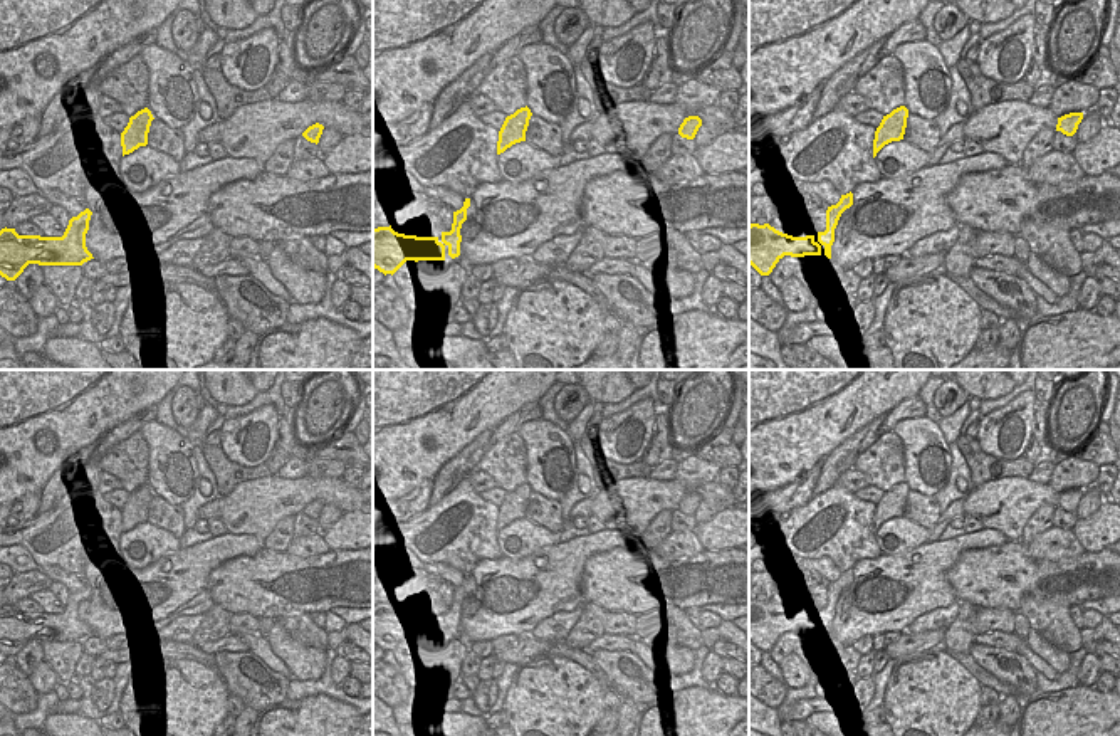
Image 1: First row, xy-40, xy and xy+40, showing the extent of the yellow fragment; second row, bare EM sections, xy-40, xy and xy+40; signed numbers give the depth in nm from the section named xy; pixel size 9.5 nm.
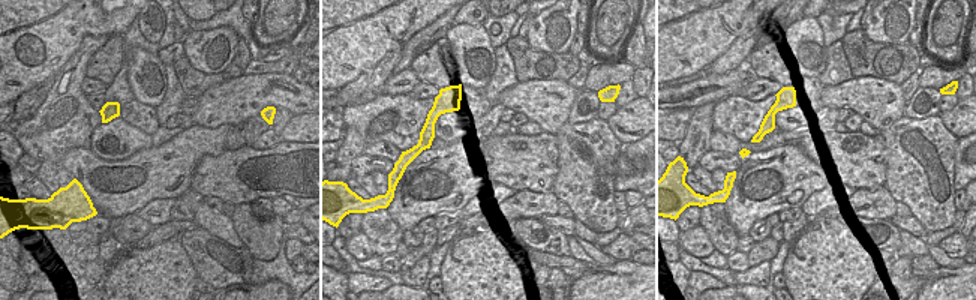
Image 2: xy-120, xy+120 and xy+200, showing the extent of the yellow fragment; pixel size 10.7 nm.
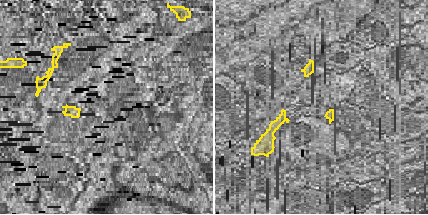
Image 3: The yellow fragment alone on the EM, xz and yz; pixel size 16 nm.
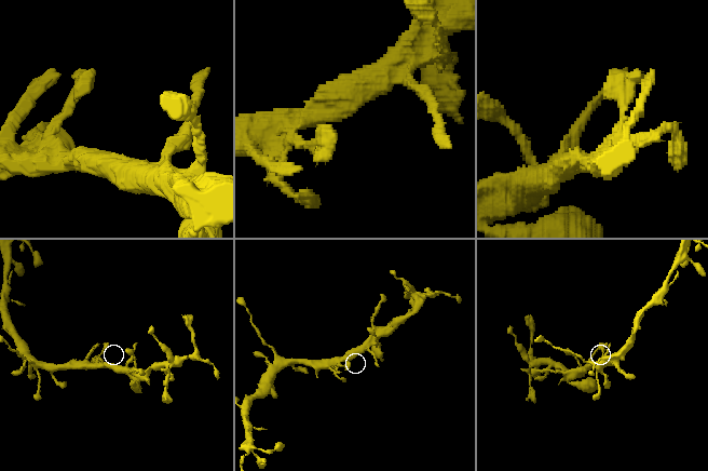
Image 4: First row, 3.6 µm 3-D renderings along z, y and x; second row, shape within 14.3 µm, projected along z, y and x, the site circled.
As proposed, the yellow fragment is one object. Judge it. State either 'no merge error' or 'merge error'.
no merge error

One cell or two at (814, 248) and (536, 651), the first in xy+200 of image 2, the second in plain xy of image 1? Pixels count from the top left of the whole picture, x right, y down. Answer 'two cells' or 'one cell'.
two cells

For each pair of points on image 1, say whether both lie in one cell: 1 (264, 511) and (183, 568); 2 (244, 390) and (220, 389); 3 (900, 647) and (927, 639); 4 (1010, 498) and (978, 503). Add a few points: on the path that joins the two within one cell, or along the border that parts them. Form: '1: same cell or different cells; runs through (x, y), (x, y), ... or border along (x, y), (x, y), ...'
1: different cells; border along (229, 531), (254, 535), (262, 546)
2: same cell; runs through (239, 390), (225, 390)
3: same cell; runs through (907, 644), (921, 642)
4: same cell; runs through (1001, 499), (998, 503), (986, 503)

